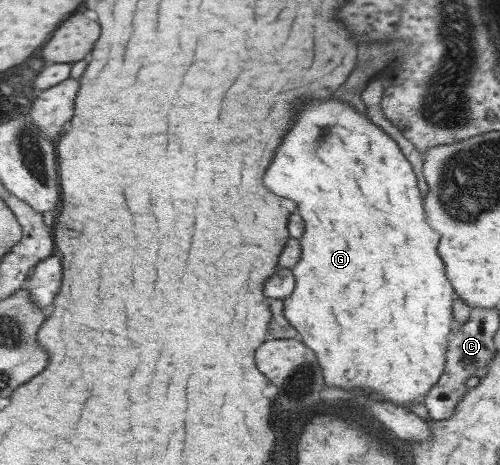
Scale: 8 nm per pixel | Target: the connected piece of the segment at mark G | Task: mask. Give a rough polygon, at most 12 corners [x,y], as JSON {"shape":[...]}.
{"shape":[[309,101],[265,175],[307,221],[284,316],[409,409],[453,289],[395,141]]}

